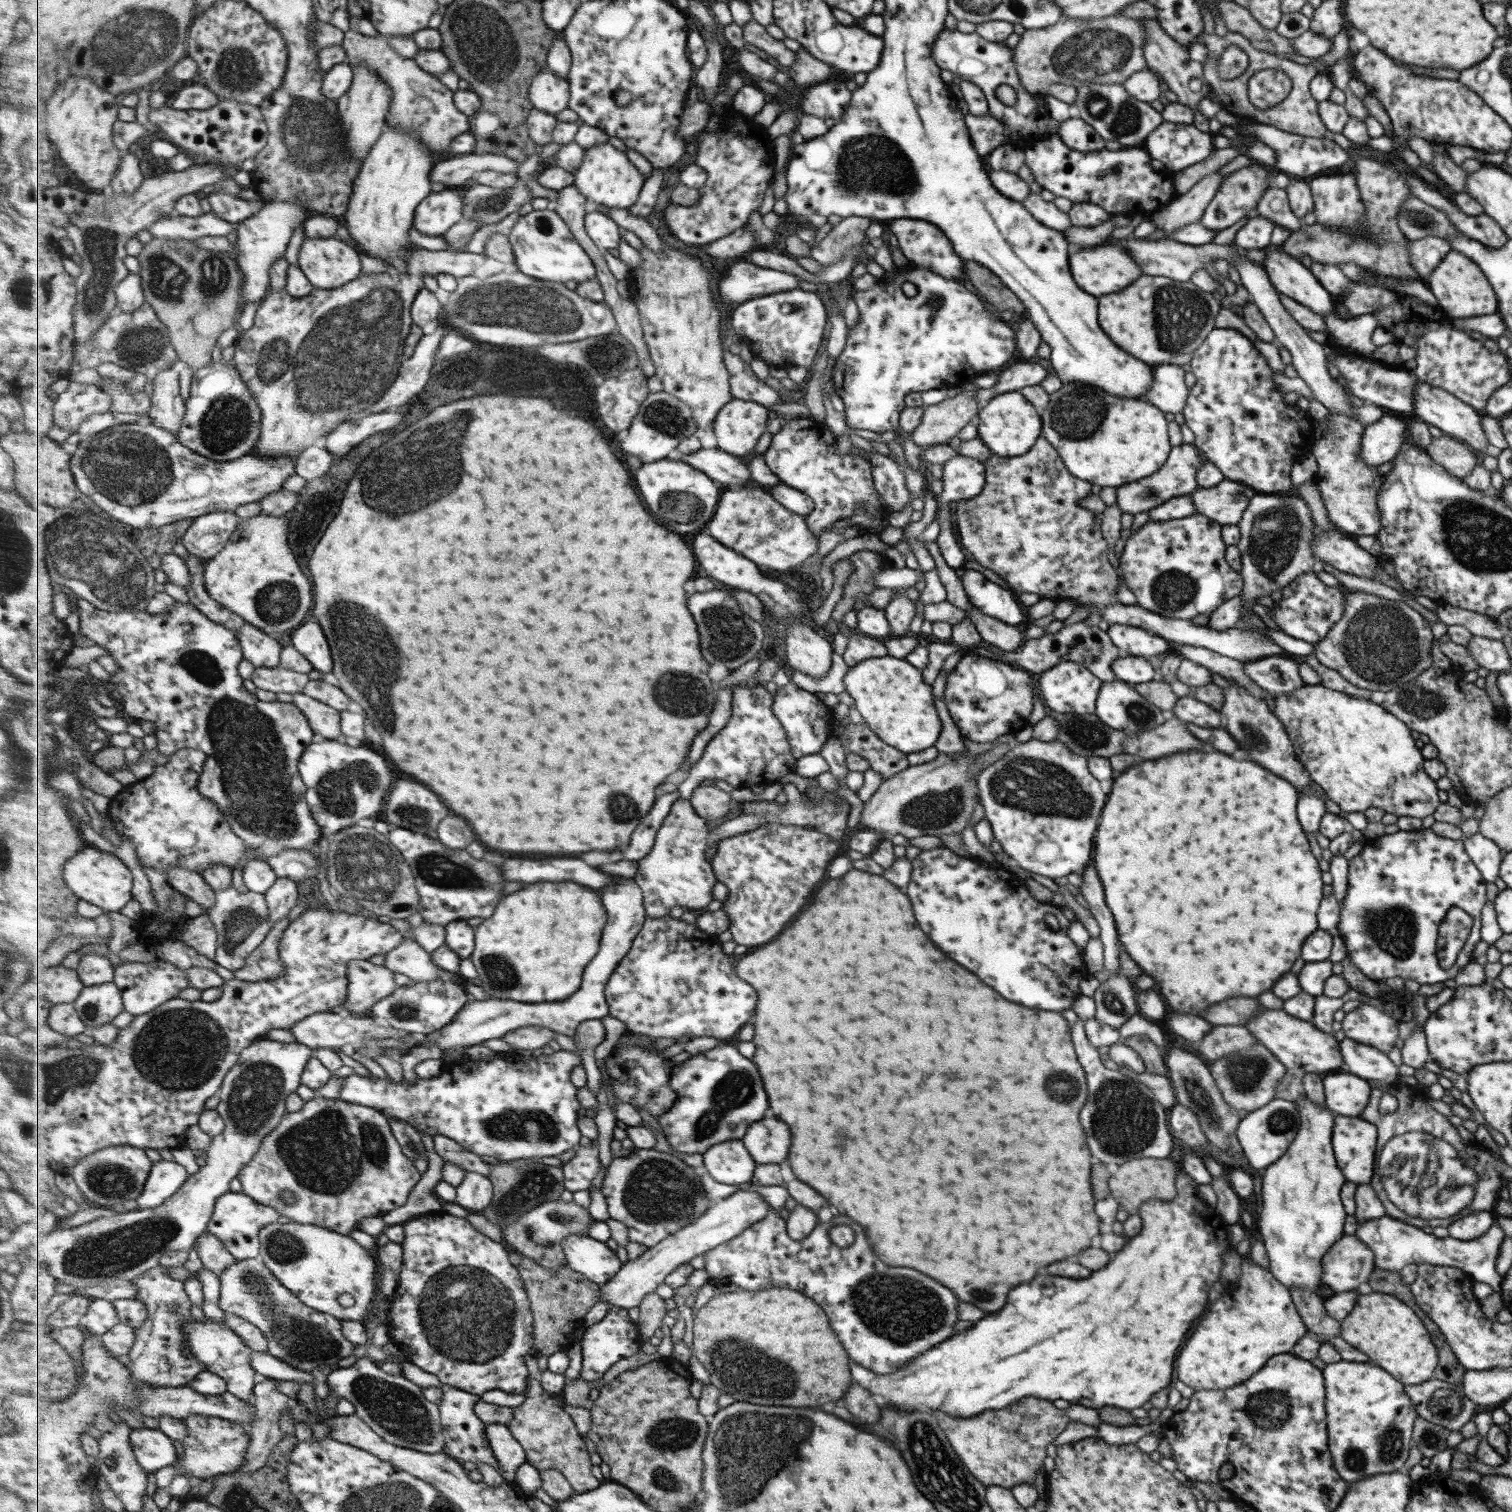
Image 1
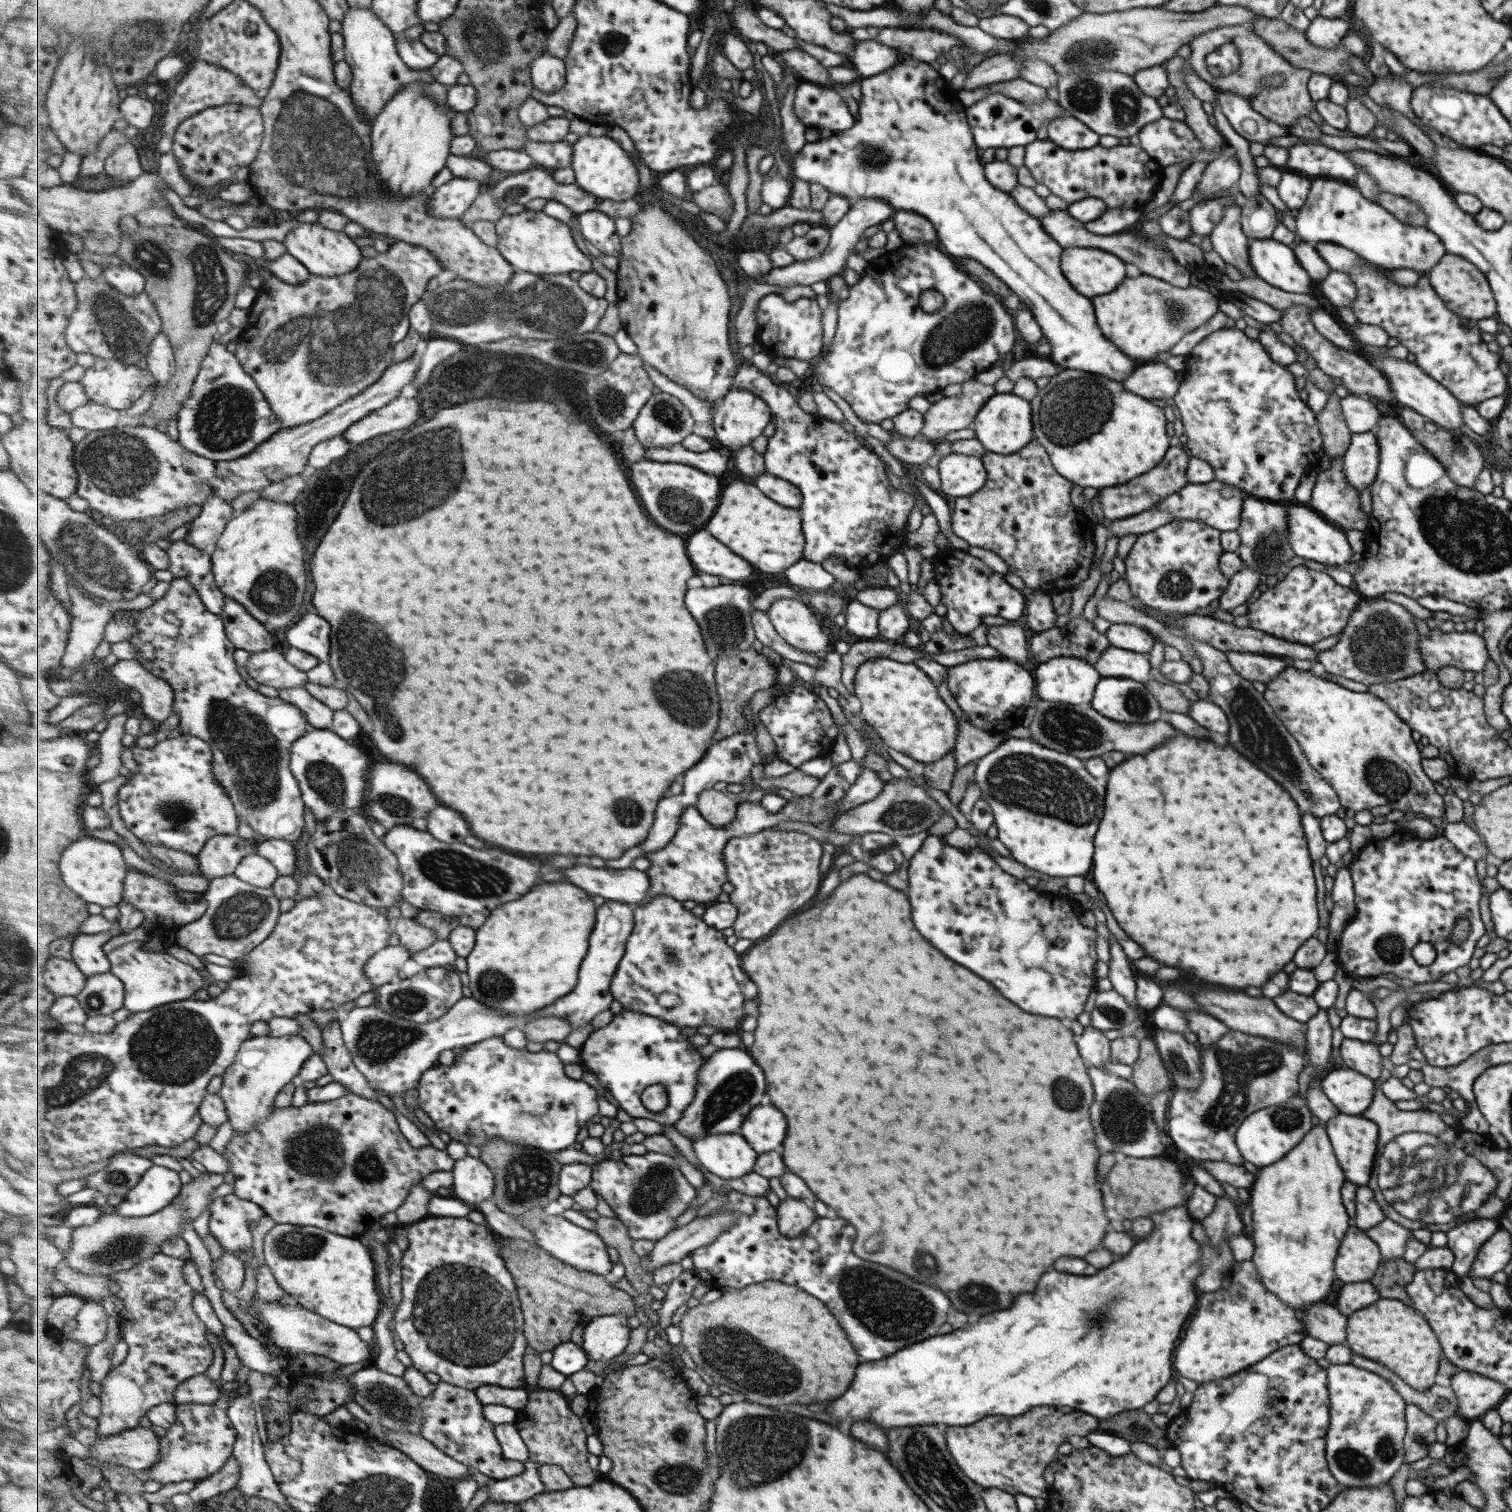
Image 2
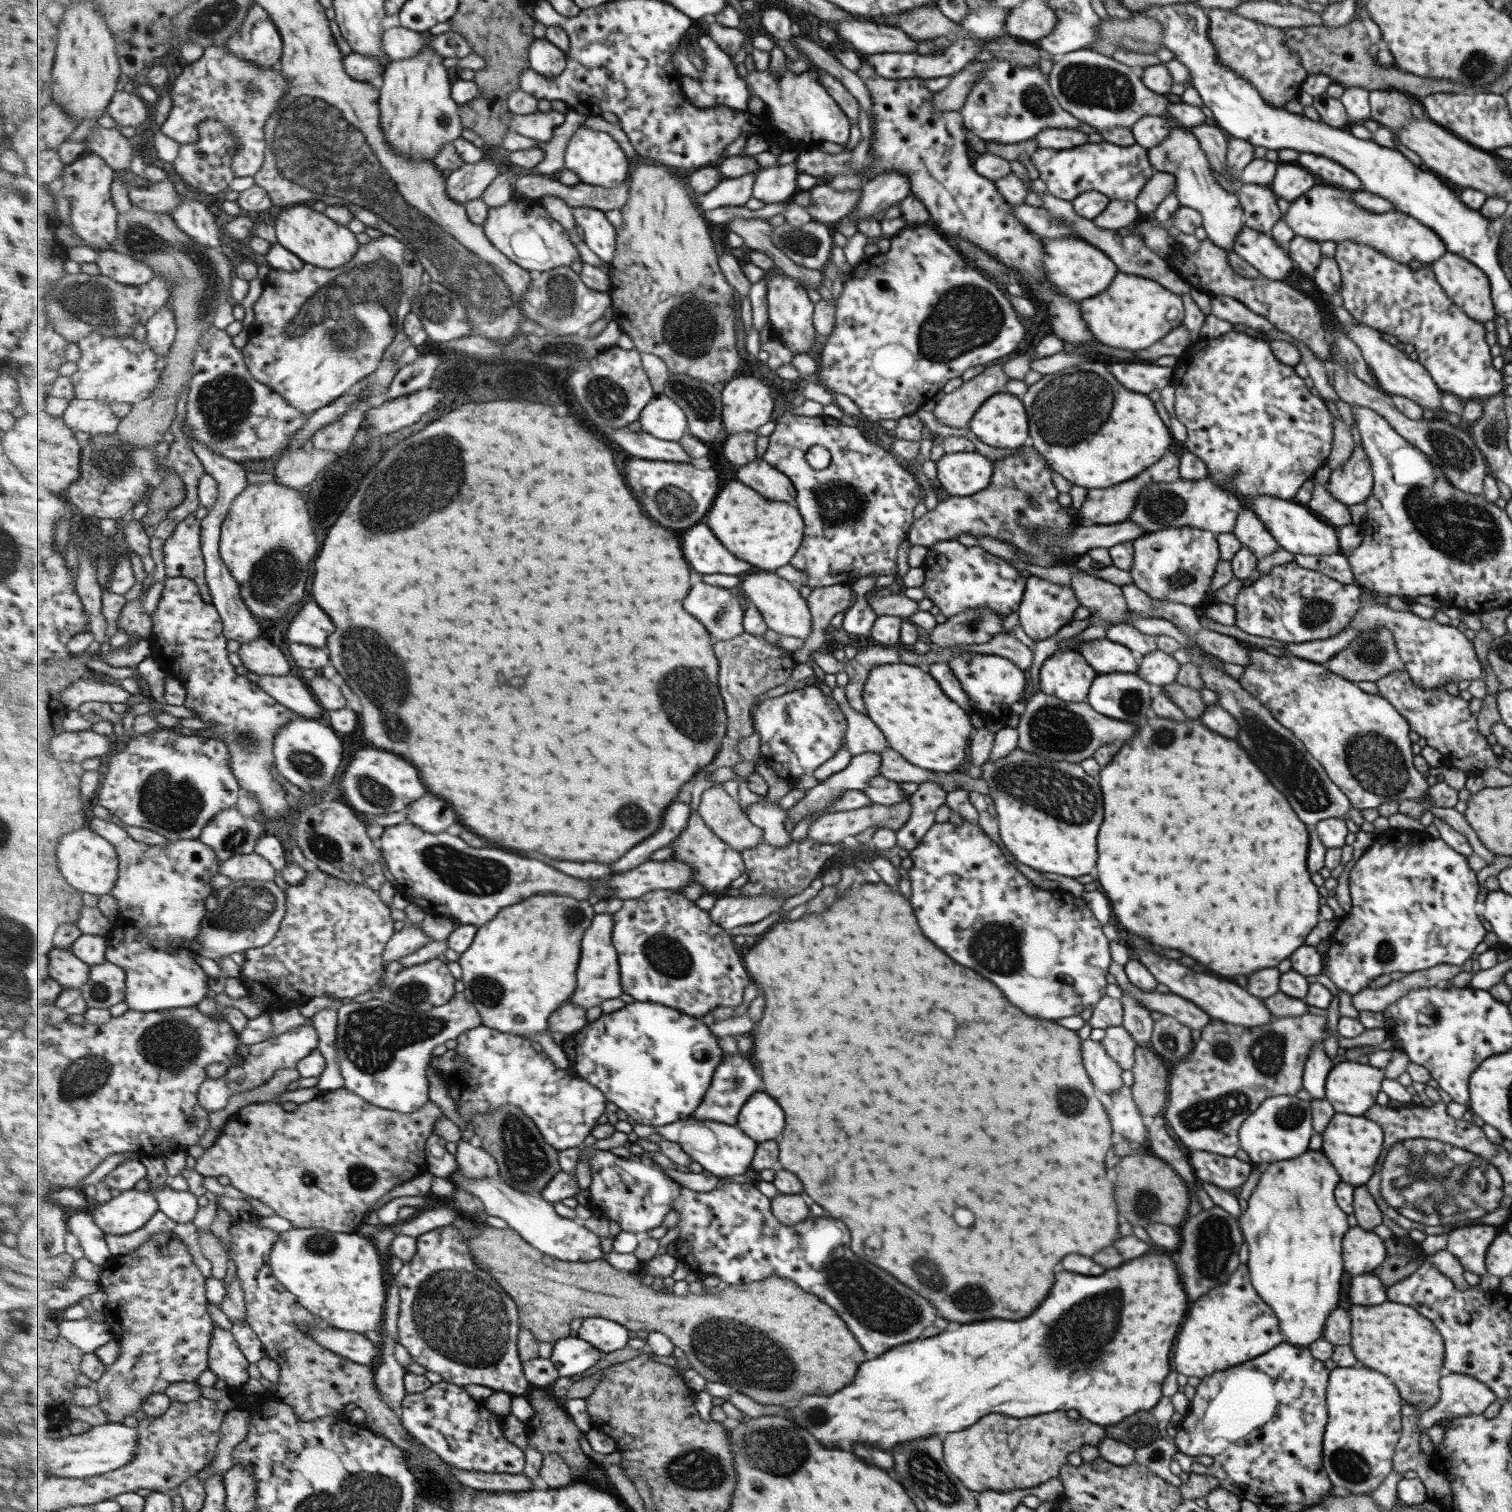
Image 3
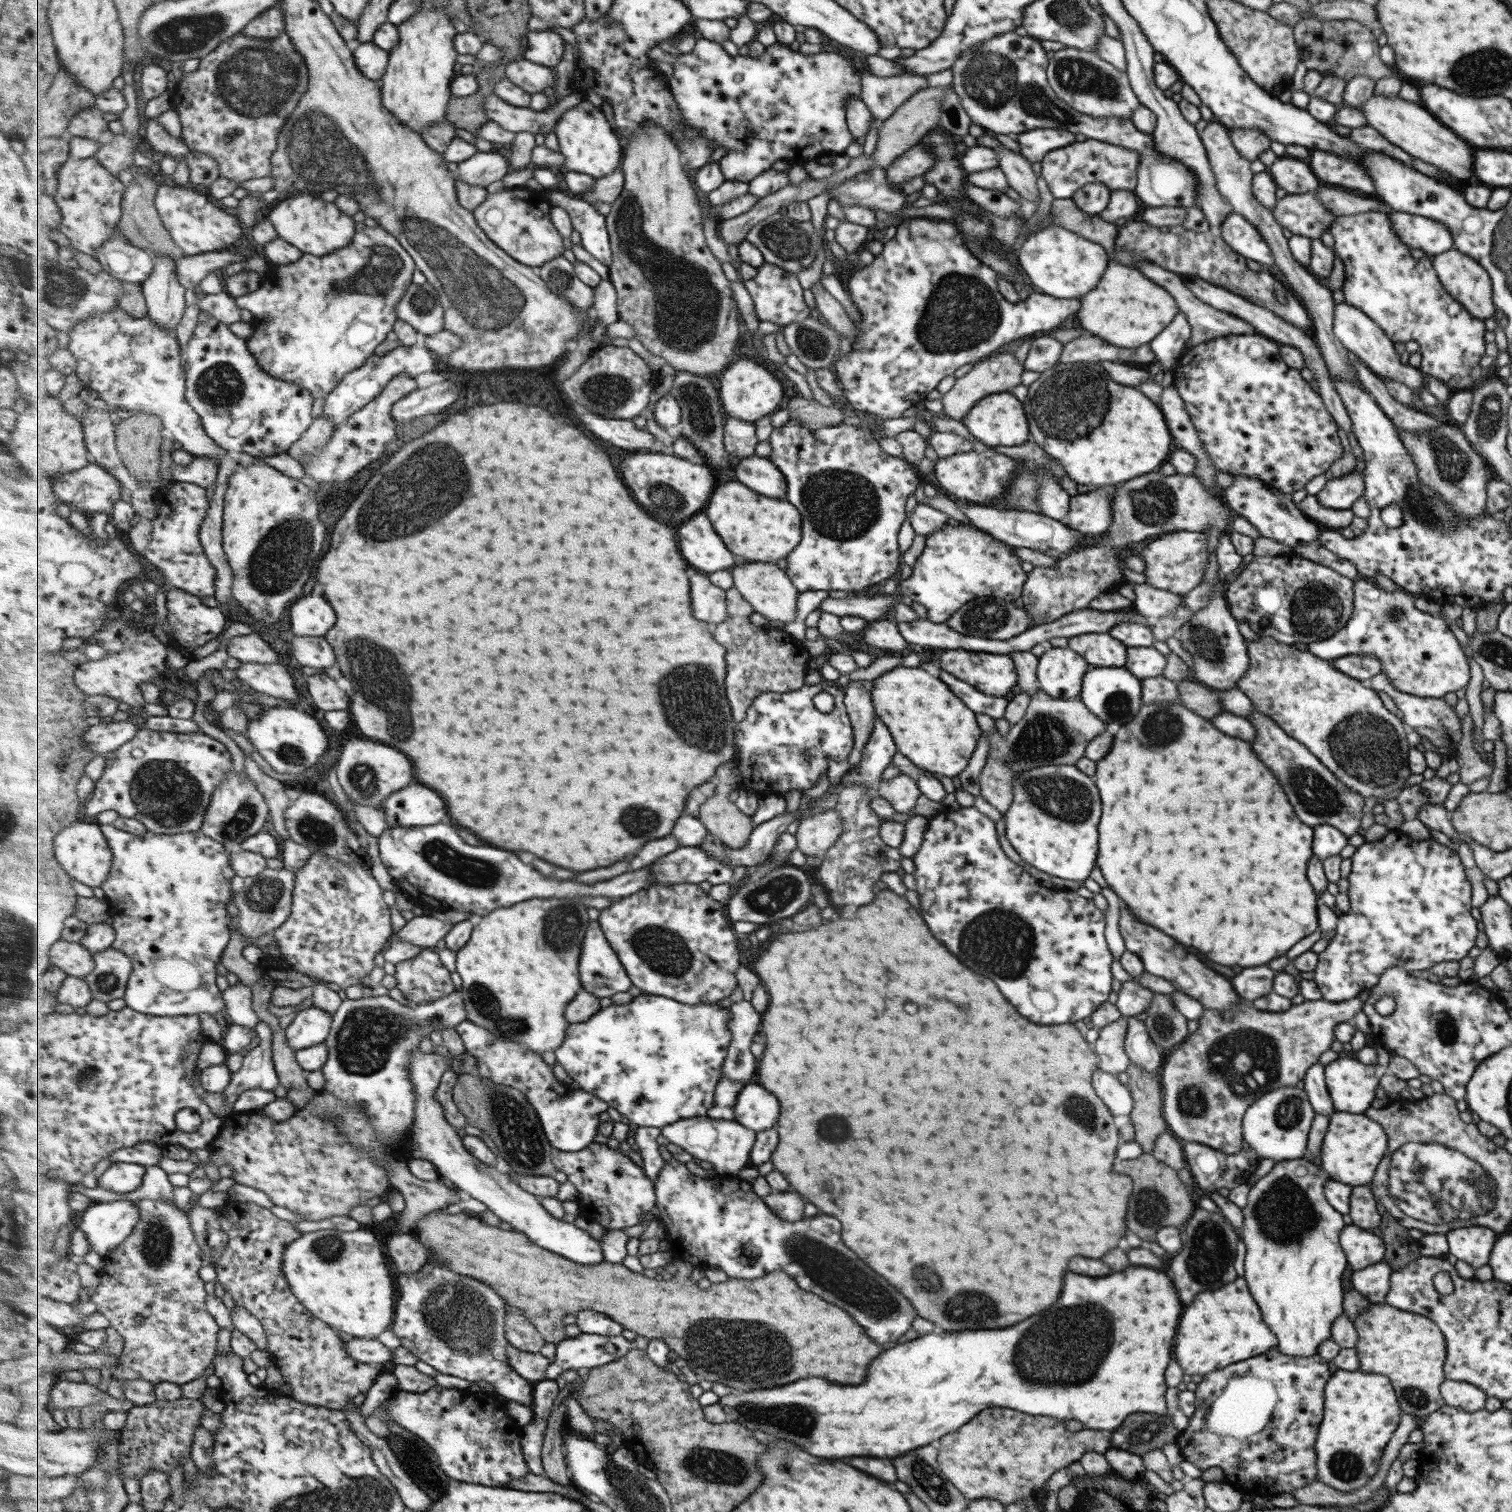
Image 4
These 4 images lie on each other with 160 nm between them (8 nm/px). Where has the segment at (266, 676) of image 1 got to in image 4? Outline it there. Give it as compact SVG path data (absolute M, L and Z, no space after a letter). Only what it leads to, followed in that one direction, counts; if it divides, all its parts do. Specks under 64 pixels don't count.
M251 633L224 640L221 635L220 648L225 648L229 656L240 662L256 662L257 664L279 663L281 655L266 642L261 636Z

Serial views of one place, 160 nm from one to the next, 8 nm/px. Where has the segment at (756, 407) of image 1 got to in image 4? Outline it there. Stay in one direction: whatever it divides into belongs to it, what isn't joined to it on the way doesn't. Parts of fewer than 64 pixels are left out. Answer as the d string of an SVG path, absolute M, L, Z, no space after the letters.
M739 359L735 364L731 364L720 377L717 386L725 413L754 424L767 415L771 415L772 412L776 412L777 406L785 398L785 388L781 382L777 381L773 373L769 372L765 365L749 359Z

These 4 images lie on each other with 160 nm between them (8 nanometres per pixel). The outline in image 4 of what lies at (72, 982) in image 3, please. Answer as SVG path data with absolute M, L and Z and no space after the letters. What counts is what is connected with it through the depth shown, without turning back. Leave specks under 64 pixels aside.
M59 940L51 947L50 957L68 977L84 979L95 970L95 954L80 942Z

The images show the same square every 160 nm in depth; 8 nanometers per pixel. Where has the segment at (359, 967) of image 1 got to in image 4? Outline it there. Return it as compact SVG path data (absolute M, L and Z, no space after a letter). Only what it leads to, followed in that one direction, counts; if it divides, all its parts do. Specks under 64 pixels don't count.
M415 916L392 939L415 943L423 948L434 949L451 932L453 924L432 916Z

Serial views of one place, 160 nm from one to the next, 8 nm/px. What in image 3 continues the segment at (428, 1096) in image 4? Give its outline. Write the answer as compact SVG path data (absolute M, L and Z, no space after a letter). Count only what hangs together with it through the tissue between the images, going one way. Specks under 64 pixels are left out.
M453 1173L448 1179L455 1187L479 1198L485 1206L487 1216L503 1219L508 1227L541 1252L570 1263L590 1263L604 1258L602 1239L595 1232L588 1230L581 1221L563 1218L557 1214L554 1204L543 1197L513 1189L499 1177L469 1179L469 1177Z

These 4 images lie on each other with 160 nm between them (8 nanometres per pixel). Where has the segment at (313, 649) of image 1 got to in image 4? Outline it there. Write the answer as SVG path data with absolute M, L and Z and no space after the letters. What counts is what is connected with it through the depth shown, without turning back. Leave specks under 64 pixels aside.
M307 595L291 607L290 626L297 636L325 636L337 622L335 610L321 595Z

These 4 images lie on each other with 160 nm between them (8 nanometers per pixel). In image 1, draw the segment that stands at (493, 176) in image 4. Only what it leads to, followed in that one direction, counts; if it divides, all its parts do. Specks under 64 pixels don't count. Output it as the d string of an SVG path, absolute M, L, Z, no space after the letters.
M445 188L442 191L432 192L419 205L414 228L428 237L443 237L443 234L463 221L464 188Z

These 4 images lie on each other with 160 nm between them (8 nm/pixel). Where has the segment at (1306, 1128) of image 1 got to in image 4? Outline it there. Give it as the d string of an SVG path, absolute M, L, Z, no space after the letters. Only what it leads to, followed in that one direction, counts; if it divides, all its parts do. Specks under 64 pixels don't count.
M1303 1157L1276 1161L1273 1168L1249 1188L1247 1204L1241 1209L1241 1227L1237 1232L1244 1246L1243 1278L1250 1296L1261 1310L1263 1322L1277 1339L1275 1348L1284 1355L1314 1355L1319 1344L1330 1338L1332 1320L1342 1313L1345 1290L1341 1287L1341 1278L1347 1263L1342 1248L1337 1244L1337 1236L1344 1224L1342 1214L1329 1206L1323 1196L1323 1184L1327 1180L1329 1176L1320 1166Z

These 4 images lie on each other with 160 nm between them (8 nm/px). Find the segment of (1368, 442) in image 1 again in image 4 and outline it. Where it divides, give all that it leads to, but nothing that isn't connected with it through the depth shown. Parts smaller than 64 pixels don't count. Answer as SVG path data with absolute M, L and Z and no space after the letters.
M1353 470L1339 478L1326 480L1325 486L1315 496L1321 506L1348 509L1363 495L1363 482L1361 471Z

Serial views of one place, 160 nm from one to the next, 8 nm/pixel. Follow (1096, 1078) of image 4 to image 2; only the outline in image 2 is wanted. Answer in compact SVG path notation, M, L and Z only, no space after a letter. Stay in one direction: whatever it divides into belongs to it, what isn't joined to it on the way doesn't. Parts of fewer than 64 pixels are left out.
M1090 1025L1083 1027L1082 1033L1075 1038L1079 1056L1086 1067L1091 1065L1102 1068L1105 1062L1109 1062L1109 1043L1103 1031Z

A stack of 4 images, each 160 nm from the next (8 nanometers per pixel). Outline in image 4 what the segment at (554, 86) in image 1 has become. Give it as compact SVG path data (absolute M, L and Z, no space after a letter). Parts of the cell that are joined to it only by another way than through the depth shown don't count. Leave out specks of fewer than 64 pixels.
M545 29L527 34L525 58L542 68L556 66L564 59L566 42L559 33Z

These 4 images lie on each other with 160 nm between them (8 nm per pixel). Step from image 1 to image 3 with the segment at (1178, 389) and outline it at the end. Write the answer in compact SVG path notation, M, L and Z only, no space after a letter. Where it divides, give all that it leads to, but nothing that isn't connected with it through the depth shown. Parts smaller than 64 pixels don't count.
M1139 362L1135 364L1113 364L1107 370L1115 376L1115 380L1139 394L1149 394L1151 390L1161 390L1171 382L1172 368L1154 365L1153 362Z

